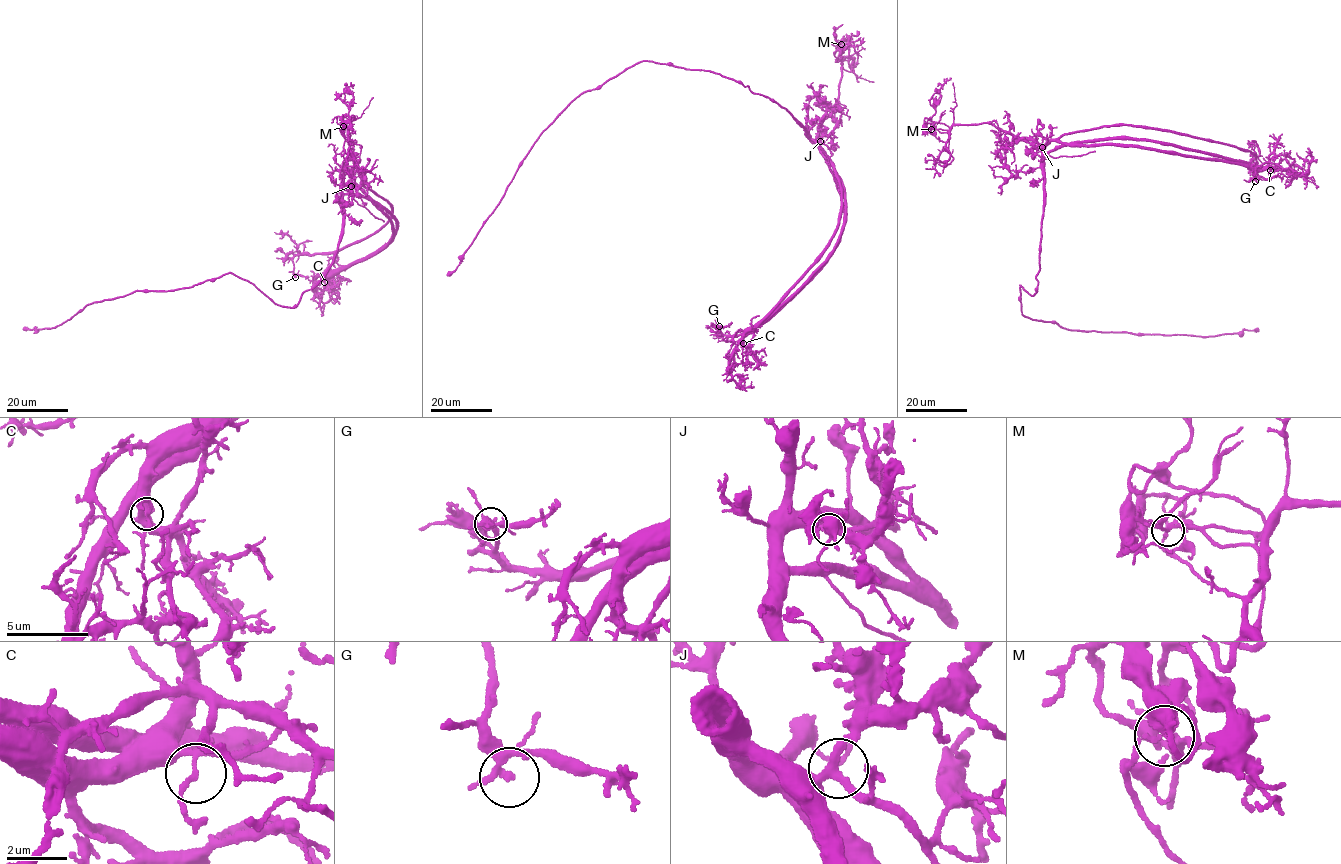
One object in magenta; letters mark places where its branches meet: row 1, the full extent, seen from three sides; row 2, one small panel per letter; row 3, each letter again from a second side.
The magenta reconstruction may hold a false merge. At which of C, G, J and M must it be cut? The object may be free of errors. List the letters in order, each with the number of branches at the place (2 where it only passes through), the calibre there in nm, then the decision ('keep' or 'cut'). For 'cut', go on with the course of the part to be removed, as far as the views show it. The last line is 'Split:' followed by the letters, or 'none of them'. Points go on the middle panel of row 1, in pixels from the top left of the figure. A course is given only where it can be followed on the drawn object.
C: branches 3; calibre 140 nm; keep
G: branches 3; calibre 170 nm; keep
J: branches 3; calibre 280 nm; keep
M: branches 3; calibre 120 nm; cut; course (841, 45), (838, 59), (833, 54), (835, 51), (840, 53), (844, 46), (860, 37)
Split: M

